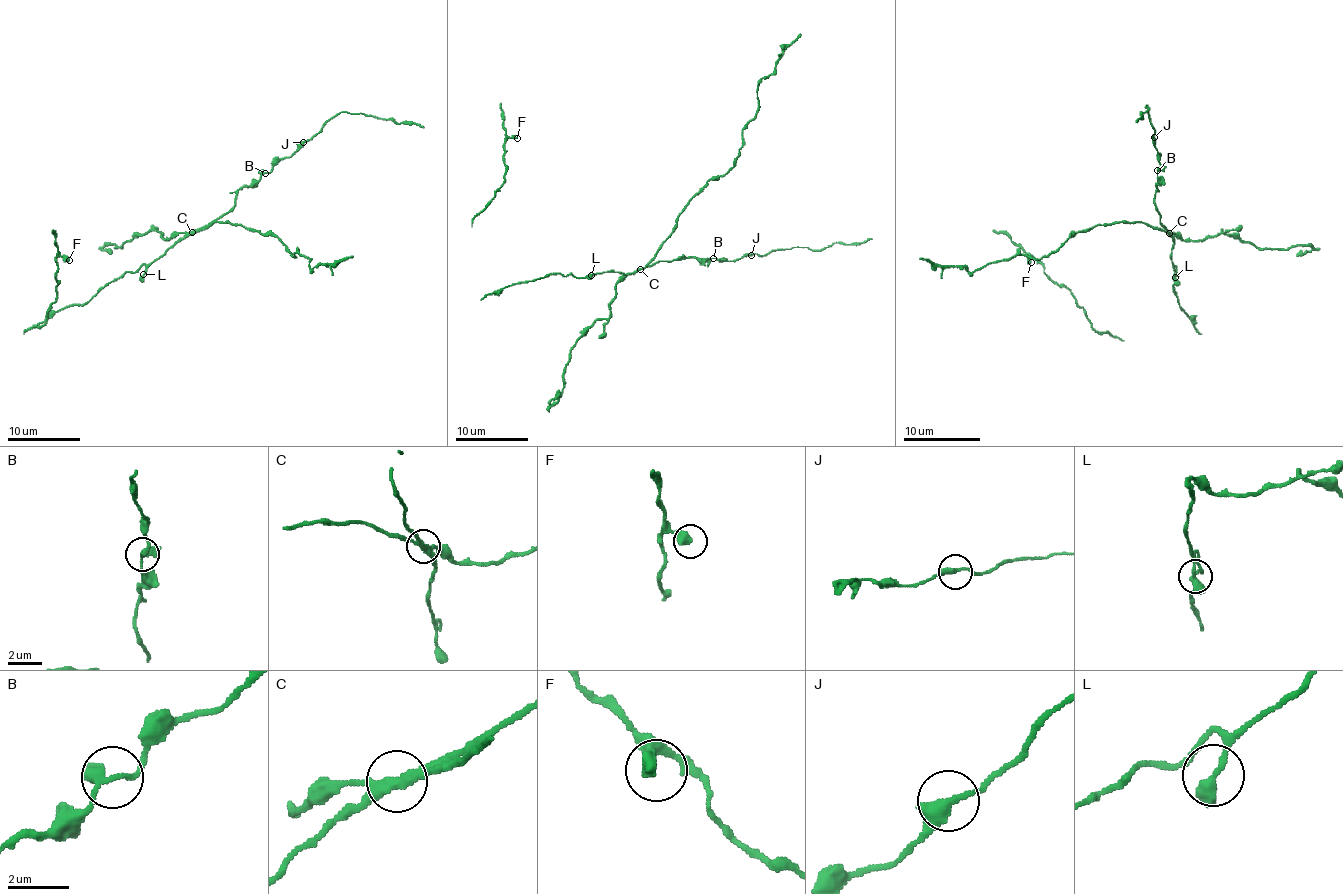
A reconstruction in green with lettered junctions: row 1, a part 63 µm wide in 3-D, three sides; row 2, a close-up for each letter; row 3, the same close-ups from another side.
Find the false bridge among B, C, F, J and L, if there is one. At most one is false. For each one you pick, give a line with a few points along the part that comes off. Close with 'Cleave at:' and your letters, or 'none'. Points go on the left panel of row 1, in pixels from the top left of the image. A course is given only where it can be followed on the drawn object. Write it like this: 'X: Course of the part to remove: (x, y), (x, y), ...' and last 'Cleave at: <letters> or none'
C: Course of the part to remove: (192, 233), (229, 222), (274, 234), (294, 256), (299, 253), (310, 260), (310, 269), (352, 256)
Cleave at: C

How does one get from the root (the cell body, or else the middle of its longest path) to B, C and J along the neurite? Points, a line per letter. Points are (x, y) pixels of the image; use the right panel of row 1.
B: (1175, 268), (1171, 262), (1173, 239), (1159, 223), (1159, 212), (1154, 204), (1157, 170)
C: (1175, 268), (1171, 262), (1173, 239), (1169, 233)
J: (1175, 268), (1171, 262), (1173, 239), (1159, 223), (1159, 212), (1154, 204), (1159, 168), (1159, 152), (1154, 137)

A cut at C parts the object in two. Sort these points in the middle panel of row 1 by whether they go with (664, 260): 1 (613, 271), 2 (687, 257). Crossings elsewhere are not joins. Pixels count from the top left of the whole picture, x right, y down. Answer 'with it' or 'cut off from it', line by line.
1: with it
2: with it

